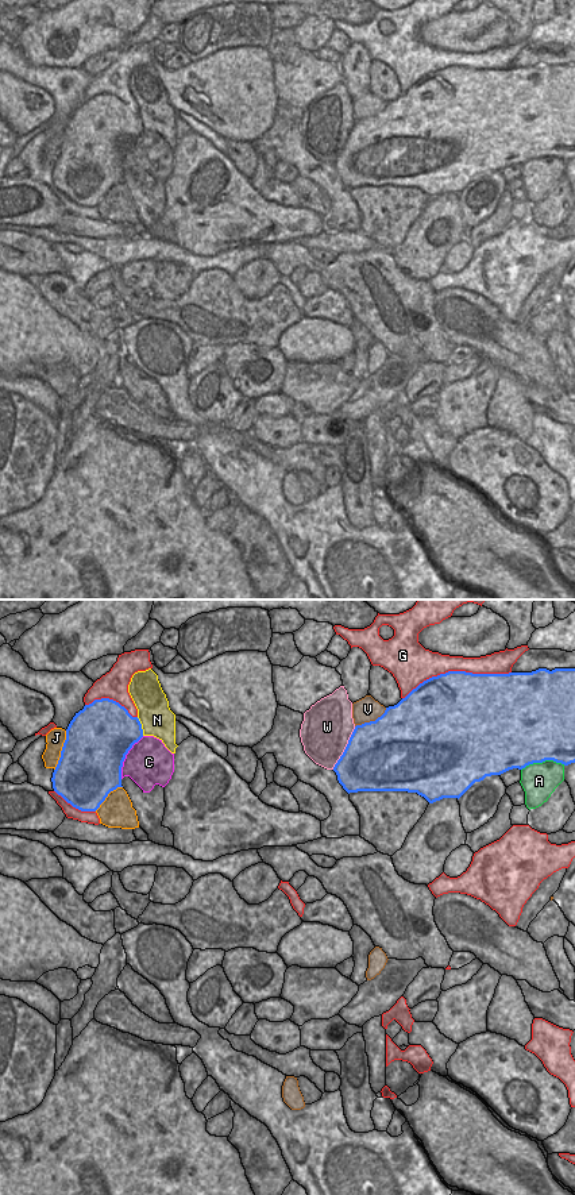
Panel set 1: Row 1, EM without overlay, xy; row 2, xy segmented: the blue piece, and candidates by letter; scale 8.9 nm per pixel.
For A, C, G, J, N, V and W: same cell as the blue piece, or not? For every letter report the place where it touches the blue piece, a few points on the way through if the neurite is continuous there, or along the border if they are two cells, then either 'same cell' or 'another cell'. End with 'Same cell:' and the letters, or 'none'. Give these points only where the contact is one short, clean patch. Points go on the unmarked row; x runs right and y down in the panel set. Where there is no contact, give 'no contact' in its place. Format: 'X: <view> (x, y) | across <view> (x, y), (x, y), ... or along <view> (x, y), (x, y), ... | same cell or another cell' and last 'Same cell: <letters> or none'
A: xy (543, 155) | another cell
C: xy (124, 151) | another cell
G: xy (456, 66) | another cell
J: xy (61, 146) | another cell
N: xy (141, 122) | along xy (137, 112), (143, 130) | another cell
V: xy (371, 116) | another cell
W: xy (346, 143) | another cell
Same cell: none

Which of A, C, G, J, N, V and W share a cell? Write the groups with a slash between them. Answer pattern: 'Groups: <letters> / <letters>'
Groups: A / C N / G / J / V / W.

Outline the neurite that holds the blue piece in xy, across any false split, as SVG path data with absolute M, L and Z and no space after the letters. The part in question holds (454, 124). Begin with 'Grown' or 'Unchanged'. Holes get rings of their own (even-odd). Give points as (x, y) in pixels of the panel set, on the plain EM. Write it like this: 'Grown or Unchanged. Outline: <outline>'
Unchanged. Outline: M539 63L532 68L509 68L509 69L472 69L466 66L448 66L432 72L416 84L413 84L397 100L386 103L385 108L375 116L356 120L348 139L333 162L339 178L350 188L358 186L408 186L417 188L429 198L443 193L460 193L475 177L486 171L501 170L509 165L522 165L533 158L553 155L568 161L575 158L575 63Z

